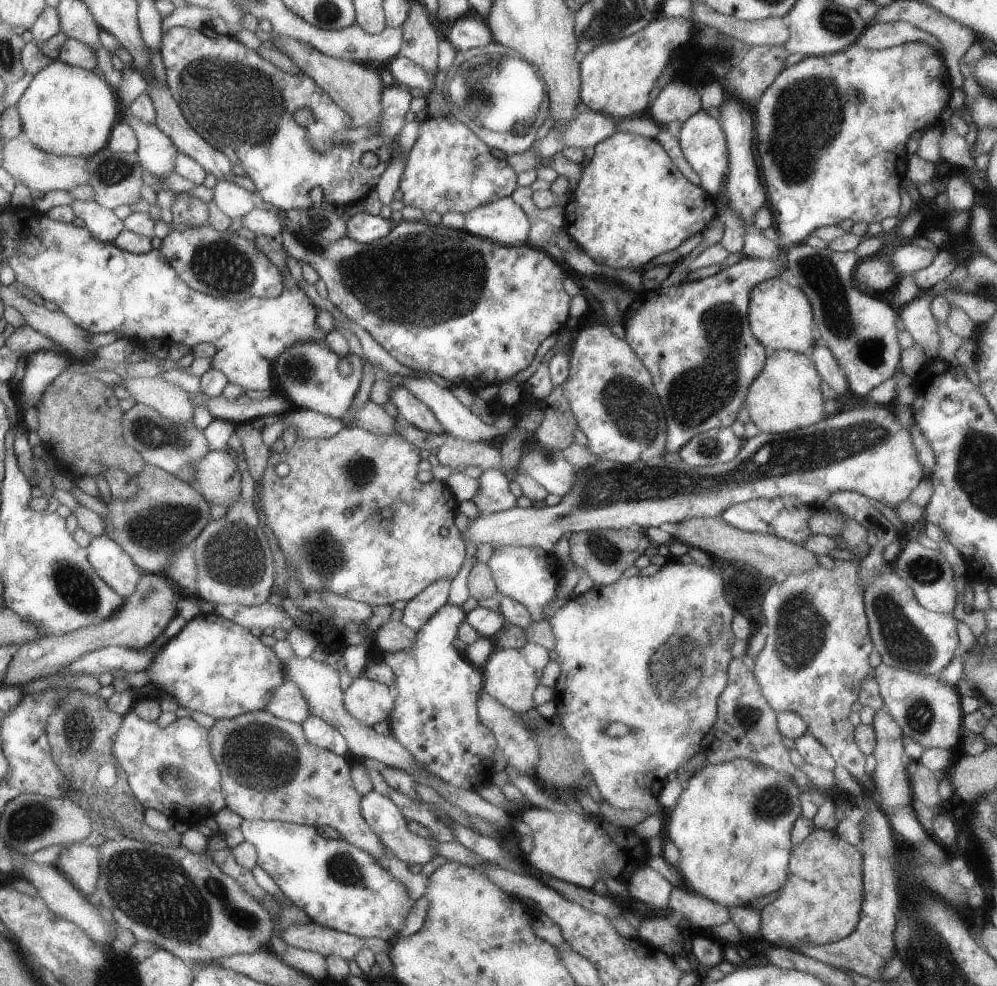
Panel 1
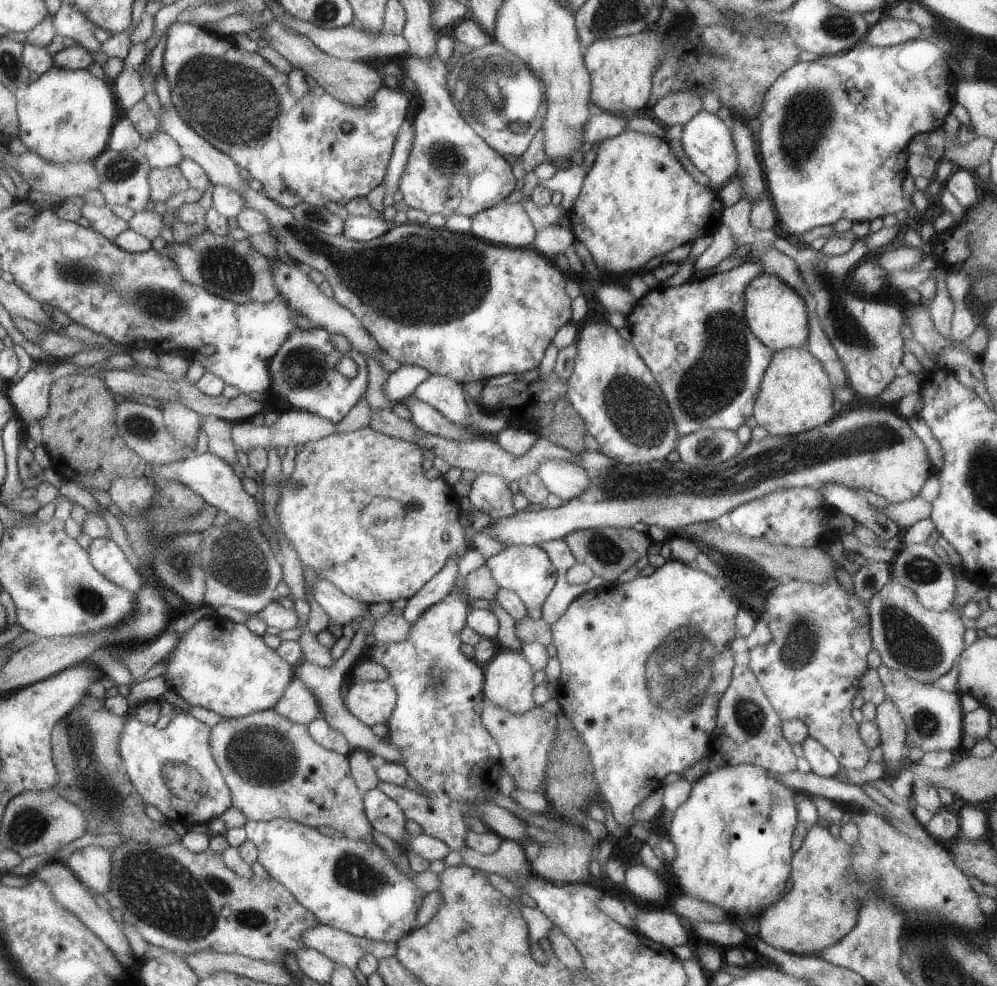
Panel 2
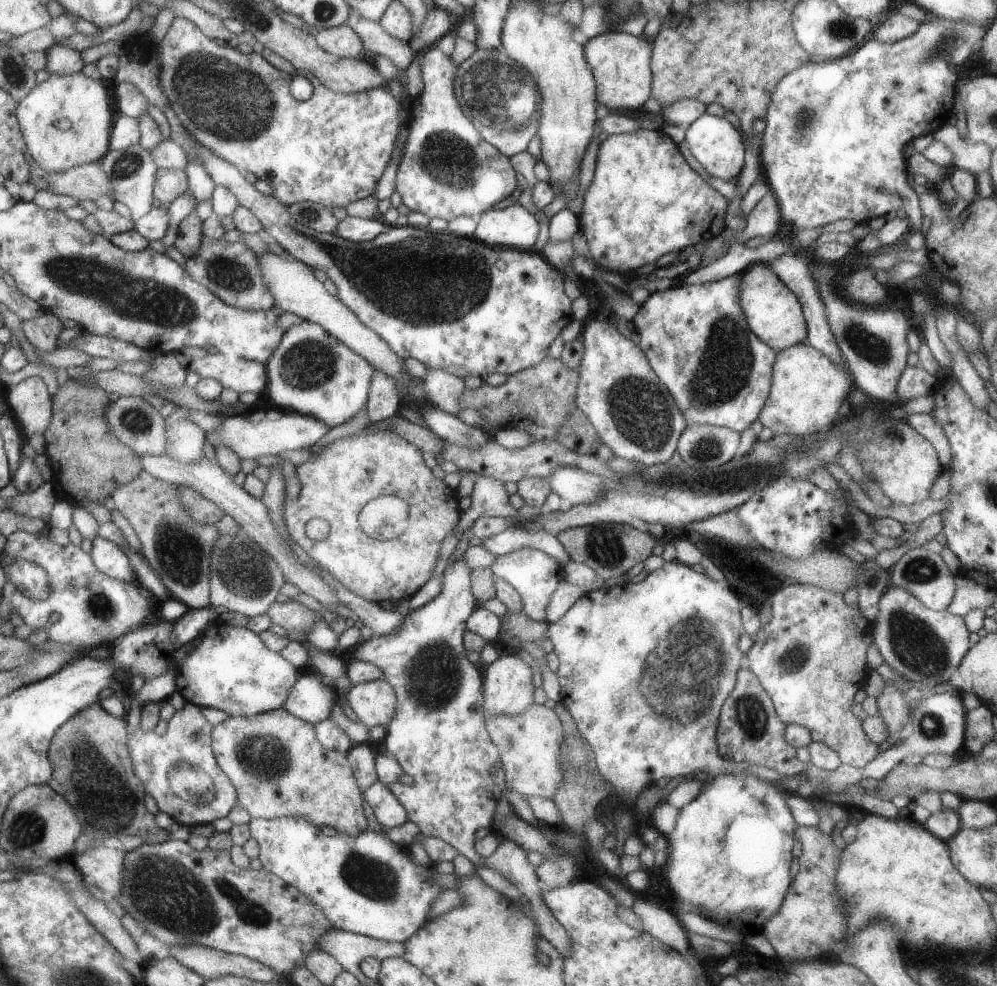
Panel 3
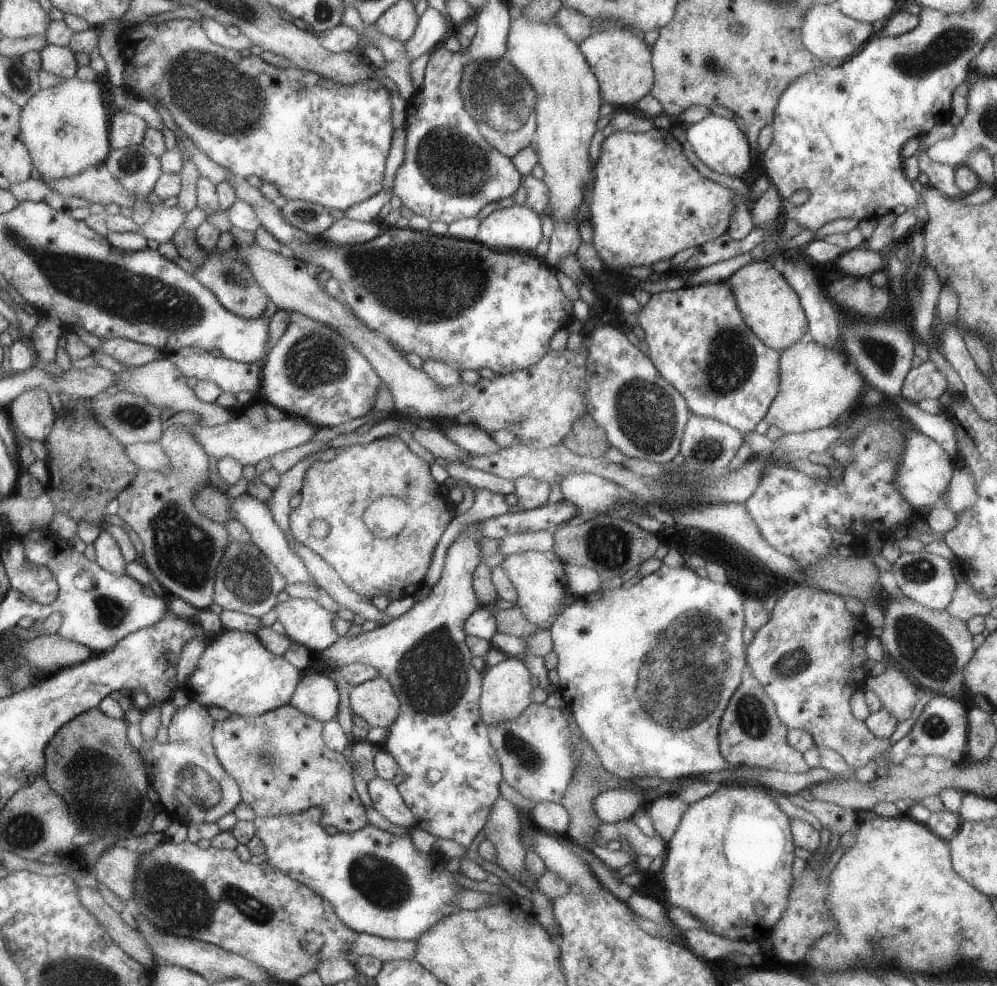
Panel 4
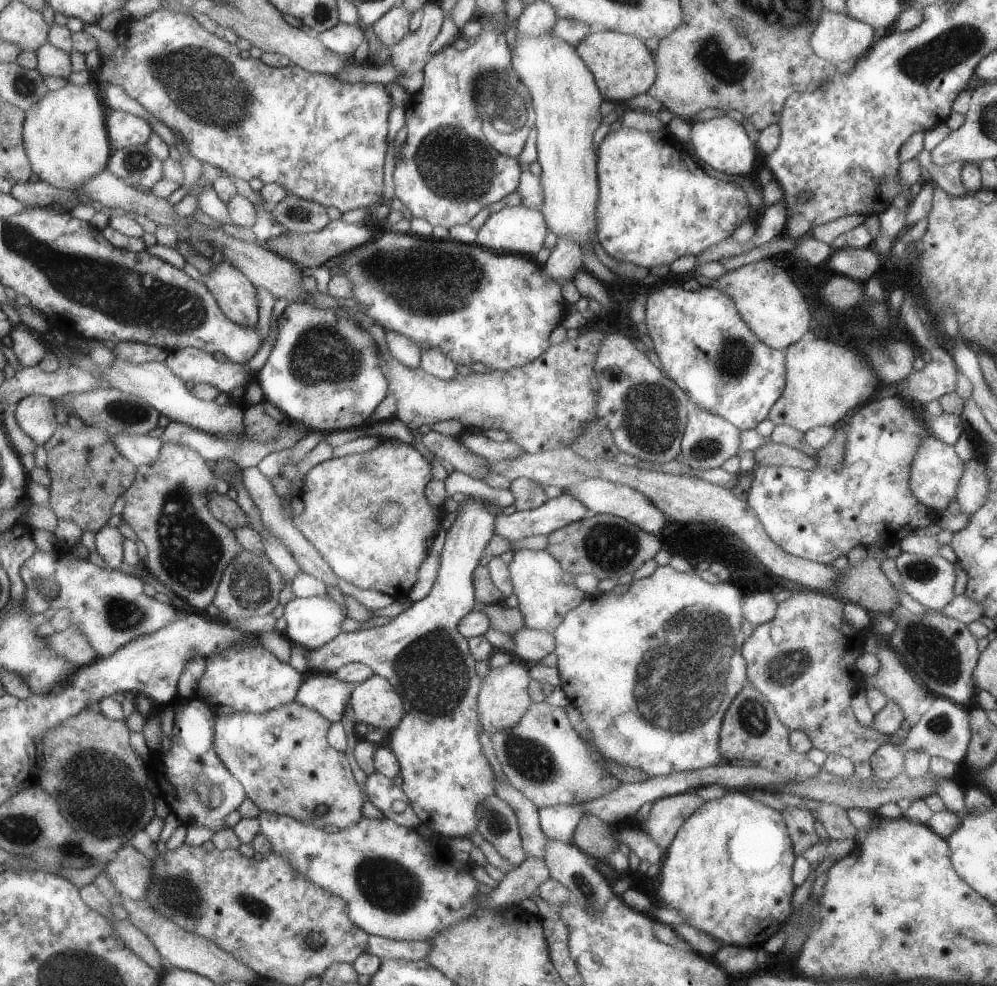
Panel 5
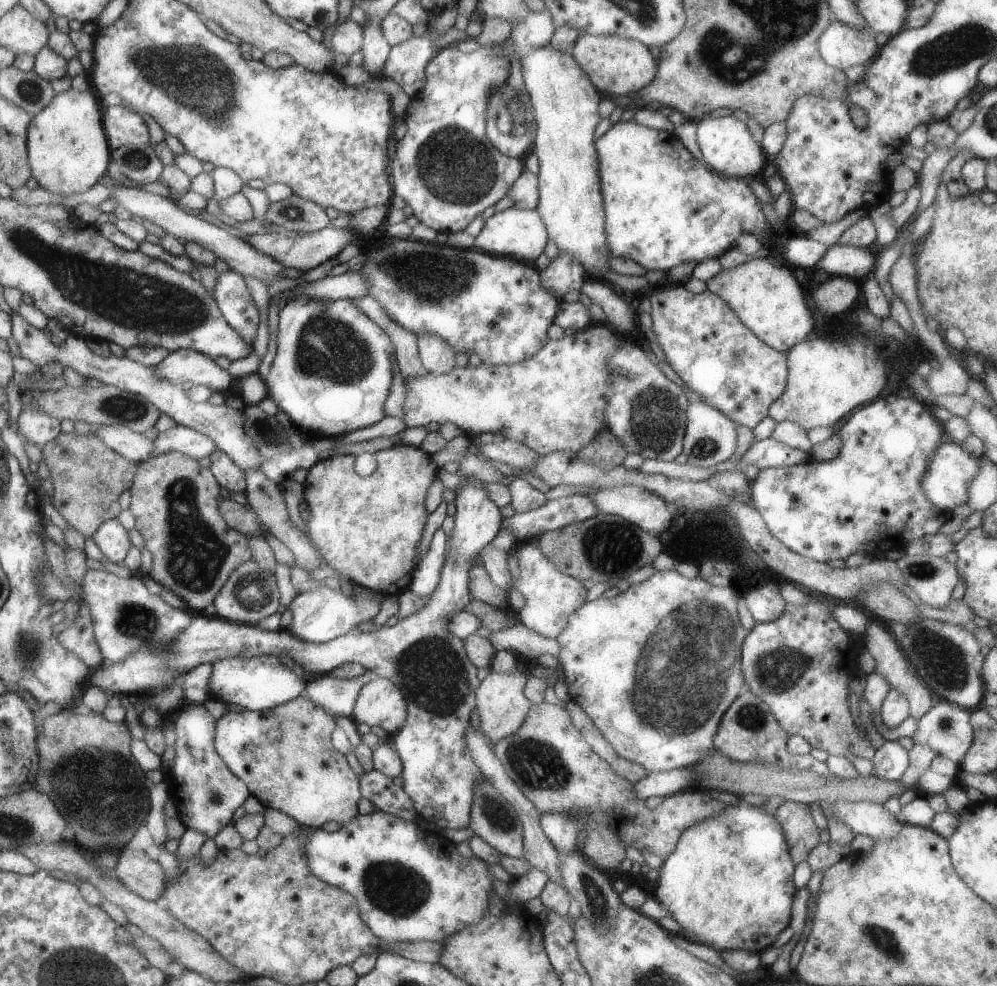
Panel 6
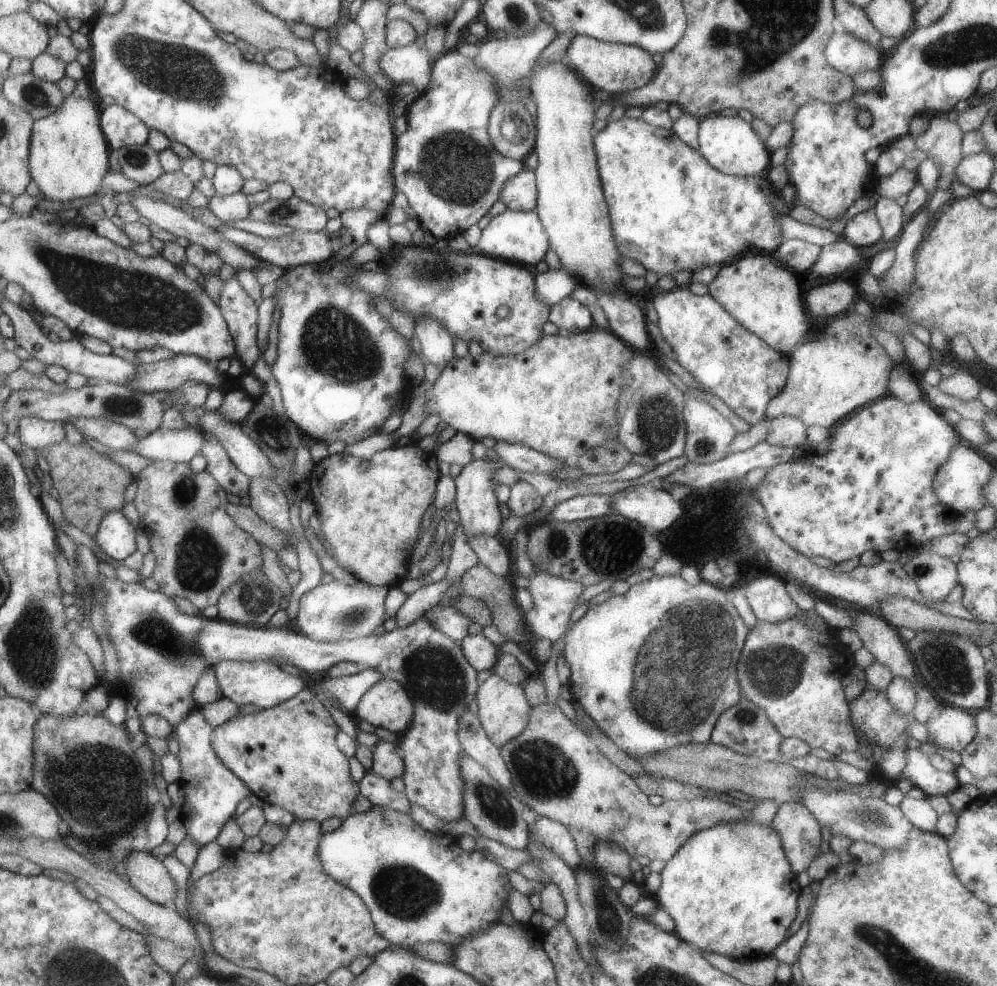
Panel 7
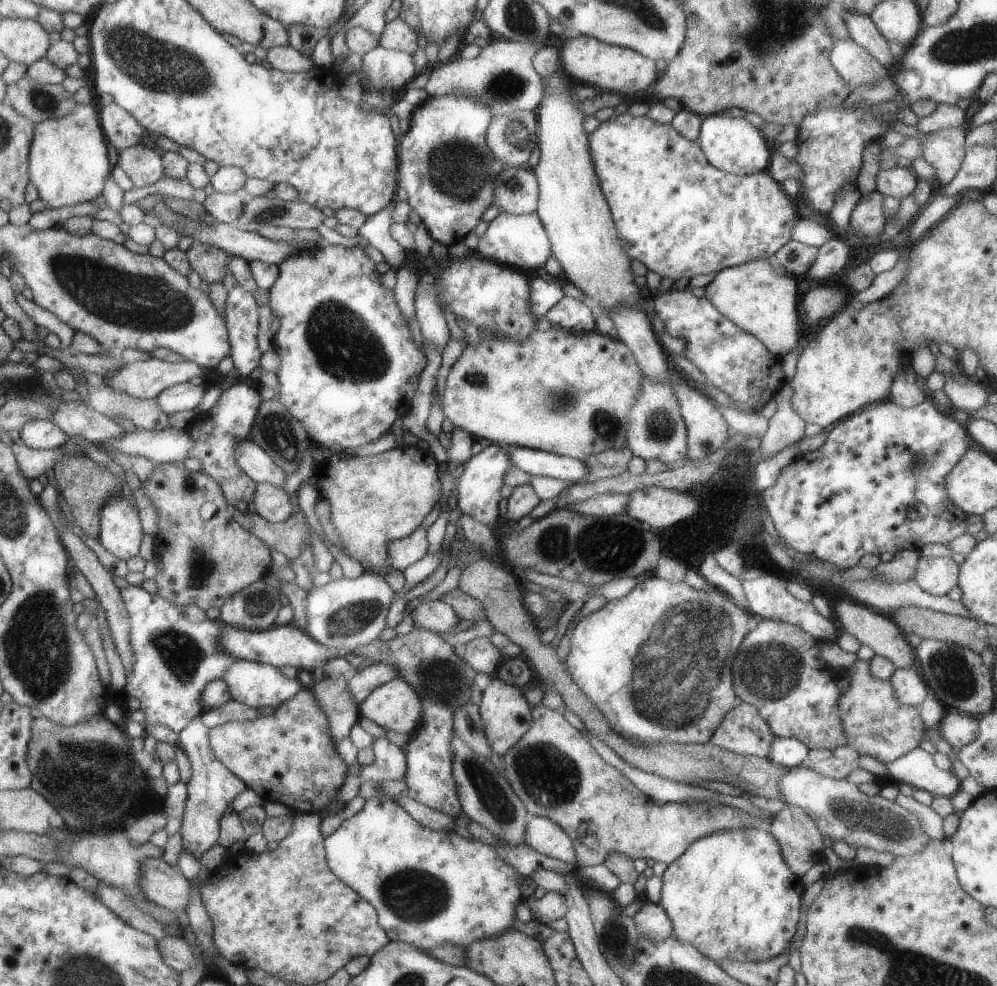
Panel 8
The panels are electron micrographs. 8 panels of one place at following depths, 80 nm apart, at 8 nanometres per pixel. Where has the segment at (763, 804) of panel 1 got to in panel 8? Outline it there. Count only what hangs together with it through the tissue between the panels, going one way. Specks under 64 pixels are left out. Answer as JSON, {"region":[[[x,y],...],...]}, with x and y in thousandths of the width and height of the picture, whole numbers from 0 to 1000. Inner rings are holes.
{"region":[[[763,840],[729,841],[696,852],[662,888],[661,919],[674,937],[675,951],[691,956],[705,970],[742,977],[765,976],[786,966],[801,933],[804,891],[794,885],[783,868],[777,850]]]}

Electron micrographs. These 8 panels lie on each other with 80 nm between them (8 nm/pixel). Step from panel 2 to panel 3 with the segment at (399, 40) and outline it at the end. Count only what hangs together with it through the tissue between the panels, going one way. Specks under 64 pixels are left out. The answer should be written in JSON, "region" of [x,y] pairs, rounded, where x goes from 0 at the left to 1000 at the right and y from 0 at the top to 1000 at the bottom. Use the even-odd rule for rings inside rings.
{"region":[[[344,23],[329,29],[308,27],[308,32],[317,41],[320,49],[339,58],[366,57],[360,37]]]}

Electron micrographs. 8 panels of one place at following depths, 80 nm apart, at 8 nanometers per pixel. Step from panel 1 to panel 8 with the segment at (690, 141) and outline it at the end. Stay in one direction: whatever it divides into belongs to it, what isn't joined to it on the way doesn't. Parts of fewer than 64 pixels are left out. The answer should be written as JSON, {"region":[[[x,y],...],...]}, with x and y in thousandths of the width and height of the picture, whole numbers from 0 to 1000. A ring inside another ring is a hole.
{"region":[[[723,115],[703,120],[700,136],[700,147],[709,164],[718,171],[735,175],[739,178],[752,177],[769,173],[772,165],[773,148],[765,137],[746,120],[738,121],[725,118]]]}

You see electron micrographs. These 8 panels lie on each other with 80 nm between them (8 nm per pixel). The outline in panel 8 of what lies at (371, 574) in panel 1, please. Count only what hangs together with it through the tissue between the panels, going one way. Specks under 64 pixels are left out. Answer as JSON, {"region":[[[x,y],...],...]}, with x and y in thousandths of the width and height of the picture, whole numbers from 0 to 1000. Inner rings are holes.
{"region":[[[414,452],[366,463],[341,458],[316,471],[316,495],[320,505],[329,508],[331,529],[344,553],[342,560],[359,570],[364,581],[385,584],[394,577],[388,568],[388,550],[412,543],[434,517],[442,501],[440,475],[431,457]]]}

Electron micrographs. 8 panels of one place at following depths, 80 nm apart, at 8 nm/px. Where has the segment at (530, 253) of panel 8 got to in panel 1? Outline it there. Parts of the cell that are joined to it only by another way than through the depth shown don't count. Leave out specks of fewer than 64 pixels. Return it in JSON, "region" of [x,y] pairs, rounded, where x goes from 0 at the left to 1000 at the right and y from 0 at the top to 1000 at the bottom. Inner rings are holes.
{"region":[[[512,199],[482,207],[464,217],[464,233],[506,249],[530,246],[531,223]]]}

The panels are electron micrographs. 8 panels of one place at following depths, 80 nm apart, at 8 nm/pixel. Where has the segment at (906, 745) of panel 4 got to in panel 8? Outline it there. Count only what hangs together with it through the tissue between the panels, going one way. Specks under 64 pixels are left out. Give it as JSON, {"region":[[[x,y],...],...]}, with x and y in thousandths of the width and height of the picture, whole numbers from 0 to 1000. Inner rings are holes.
{"region":[[[950,719],[939,741],[955,759],[964,759],[980,748],[981,729],[958,719]]]}

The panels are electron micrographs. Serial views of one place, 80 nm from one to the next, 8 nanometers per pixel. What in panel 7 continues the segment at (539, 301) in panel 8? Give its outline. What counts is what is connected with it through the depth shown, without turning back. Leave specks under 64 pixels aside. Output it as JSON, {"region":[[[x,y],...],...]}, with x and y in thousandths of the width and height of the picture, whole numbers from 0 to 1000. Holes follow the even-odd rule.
{"region":[[[561,270],[559,274],[550,273],[545,278],[537,280],[537,300],[540,304],[545,304],[545,308],[553,311],[571,298],[582,289],[579,280],[573,278],[573,274],[567,274]]]}

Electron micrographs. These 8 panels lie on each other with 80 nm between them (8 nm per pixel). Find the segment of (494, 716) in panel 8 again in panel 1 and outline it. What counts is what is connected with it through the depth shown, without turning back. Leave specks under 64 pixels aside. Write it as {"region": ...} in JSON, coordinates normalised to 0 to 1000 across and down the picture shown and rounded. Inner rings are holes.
{"region":[[[496,657],[482,680],[484,688],[483,701],[488,702],[498,712],[522,725],[537,718],[534,706],[540,693],[537,688],[538,680],[529,673],[522,658]]]}

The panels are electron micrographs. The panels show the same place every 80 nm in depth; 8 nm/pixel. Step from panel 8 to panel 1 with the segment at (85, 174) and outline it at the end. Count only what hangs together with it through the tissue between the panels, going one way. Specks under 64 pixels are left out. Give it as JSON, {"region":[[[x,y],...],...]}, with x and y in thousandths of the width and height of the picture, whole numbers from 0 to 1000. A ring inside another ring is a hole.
{"region":[[[50,61],[46,69],[39,71],[14,106],[21,122],[20,139],[35,146],[36,150],[56,158],[83,158],[87,161],[106,150],[113,128],[120,122],[121,105],[112,88],[93,73]]]}

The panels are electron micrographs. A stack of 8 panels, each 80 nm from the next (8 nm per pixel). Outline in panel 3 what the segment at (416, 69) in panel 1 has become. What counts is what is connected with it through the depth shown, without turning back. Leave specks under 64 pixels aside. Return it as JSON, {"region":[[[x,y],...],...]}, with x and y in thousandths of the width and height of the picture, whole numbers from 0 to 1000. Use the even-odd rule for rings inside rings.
{"region":[[[436,46],[430,48],[422,60],[423,92],[407,102],[409,119],[406,123],[408,140],[403,150],[403,159],[397,172],[395,193],[411,214],[422,215],[429,222],[444,221],[448,225],[457,219],[477,222],[496,206],[512,199],[517,193],[517,175],[511,159],[505,158],[495,148],[486,144],[478,134],[474,124],[464,116],[454,91],[454,78],[458,68],[450,56],[446,56]]]}

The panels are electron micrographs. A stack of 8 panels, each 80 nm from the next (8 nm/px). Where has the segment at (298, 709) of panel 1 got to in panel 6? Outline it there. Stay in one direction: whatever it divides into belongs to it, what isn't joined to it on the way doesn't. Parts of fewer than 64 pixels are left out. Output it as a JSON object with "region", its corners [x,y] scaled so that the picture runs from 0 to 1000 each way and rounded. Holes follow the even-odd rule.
{"region":[[[368,680],[352,690],[342,690],[331,683],[313,686],[307,691],[303,705],[316,716],[324,718],[330,726],[351,728],[360,700],[375,690],[377,685]]]}

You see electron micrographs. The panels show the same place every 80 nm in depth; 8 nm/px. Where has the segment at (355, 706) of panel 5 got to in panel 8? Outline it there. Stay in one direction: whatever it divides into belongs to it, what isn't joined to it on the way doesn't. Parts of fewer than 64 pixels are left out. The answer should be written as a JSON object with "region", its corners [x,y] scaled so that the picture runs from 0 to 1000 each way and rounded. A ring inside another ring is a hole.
{"region":[[[402,689],[390,690],[372,700],[359,714],[361,726],[374,730],[386,741],[412,746],[423,729],[423,714],[416,700]]]}

